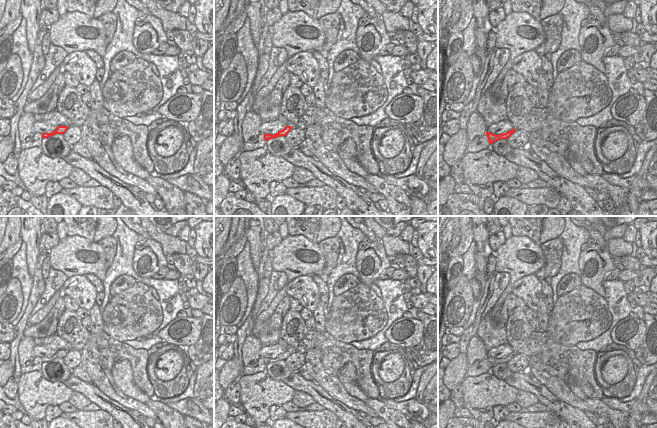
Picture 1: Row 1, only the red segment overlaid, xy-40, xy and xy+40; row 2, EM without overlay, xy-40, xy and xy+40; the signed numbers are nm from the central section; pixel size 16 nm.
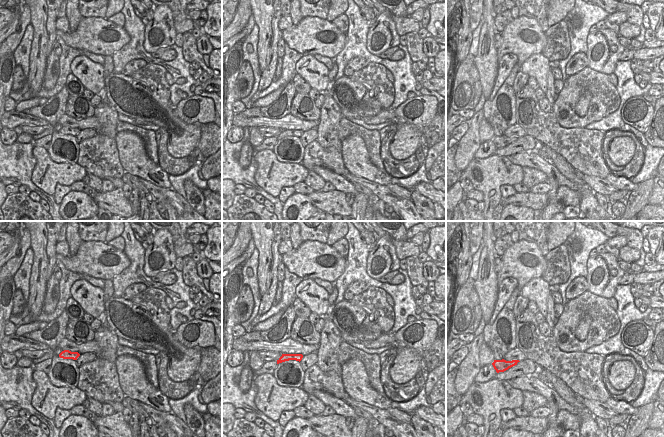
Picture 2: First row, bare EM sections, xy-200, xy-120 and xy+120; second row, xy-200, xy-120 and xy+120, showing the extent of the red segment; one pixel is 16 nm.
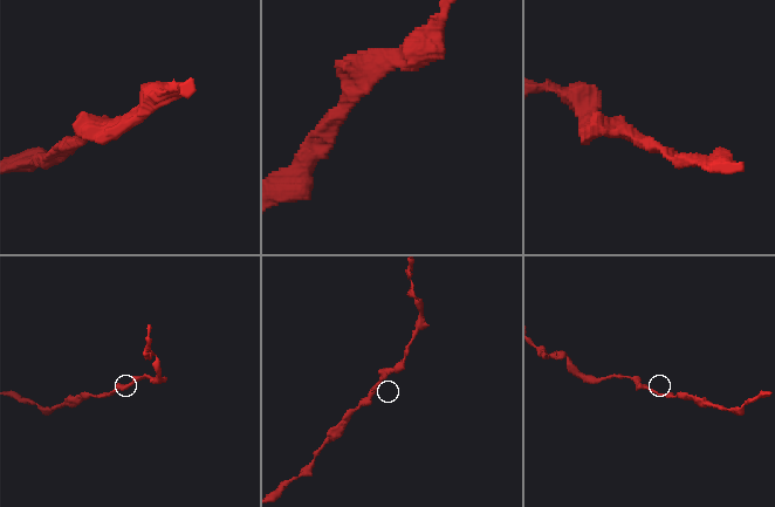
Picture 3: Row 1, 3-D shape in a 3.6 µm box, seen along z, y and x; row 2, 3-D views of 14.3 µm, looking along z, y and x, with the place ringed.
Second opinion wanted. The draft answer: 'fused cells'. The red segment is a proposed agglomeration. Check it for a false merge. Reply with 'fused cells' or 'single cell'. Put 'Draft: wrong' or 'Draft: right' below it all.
single cell
Draft: wrong

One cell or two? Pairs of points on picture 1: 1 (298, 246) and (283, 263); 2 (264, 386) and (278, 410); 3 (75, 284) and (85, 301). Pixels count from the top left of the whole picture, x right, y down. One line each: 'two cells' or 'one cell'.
1: one cell
2: two cells
3: one cell

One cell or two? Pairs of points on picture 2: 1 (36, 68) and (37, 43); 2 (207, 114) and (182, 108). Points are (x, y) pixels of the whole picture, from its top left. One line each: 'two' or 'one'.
1: one
2: one

